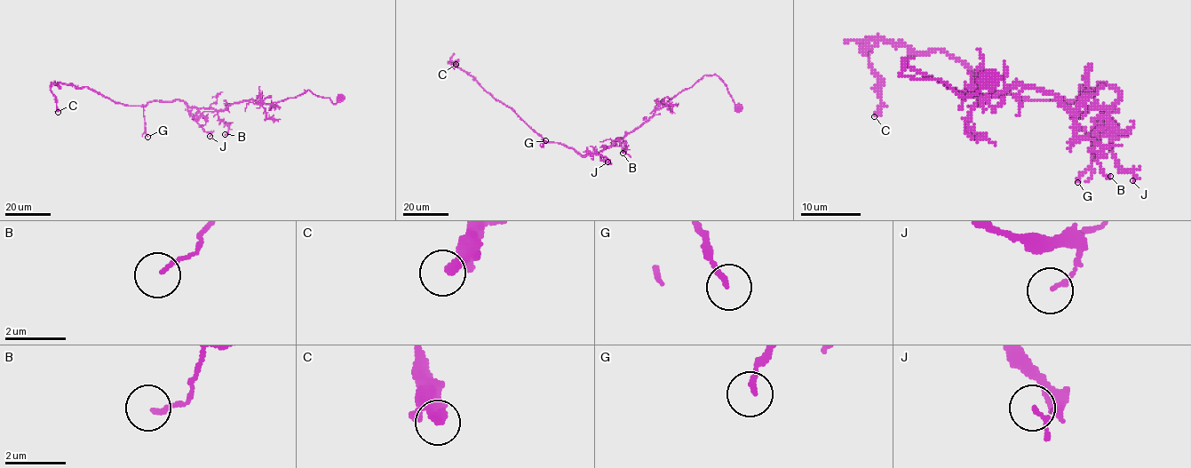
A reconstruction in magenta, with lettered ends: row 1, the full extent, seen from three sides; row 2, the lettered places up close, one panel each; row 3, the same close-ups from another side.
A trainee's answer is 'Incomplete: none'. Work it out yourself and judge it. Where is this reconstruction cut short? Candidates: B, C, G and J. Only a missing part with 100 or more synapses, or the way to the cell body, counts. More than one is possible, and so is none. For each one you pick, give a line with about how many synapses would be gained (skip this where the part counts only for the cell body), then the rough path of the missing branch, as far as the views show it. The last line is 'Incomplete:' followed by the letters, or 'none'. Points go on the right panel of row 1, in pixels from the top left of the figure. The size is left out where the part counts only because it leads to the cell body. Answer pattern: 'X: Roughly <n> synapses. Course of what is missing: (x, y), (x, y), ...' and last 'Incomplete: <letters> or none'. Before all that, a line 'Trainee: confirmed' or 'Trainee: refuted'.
Trainee: confirmed
Incomplete: none

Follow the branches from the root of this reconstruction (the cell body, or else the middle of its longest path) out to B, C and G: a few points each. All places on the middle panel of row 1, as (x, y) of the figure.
B: (739, 107), (718, 76), (705, 75), (657, 108), (639, 126), (615, 139), (623, 149), (626, 149), (623, 153)
C: (739, 107), (718, 76), (705, 75), (612, 145), (583, 156), (545, 142), (473, 77), (448, 62), (456, 64)
G: (739, 107), (718, 76), (705, 75), (599, 151), (583, 156), (557, 143), (542, 140), (542, 146), (545, 140)

